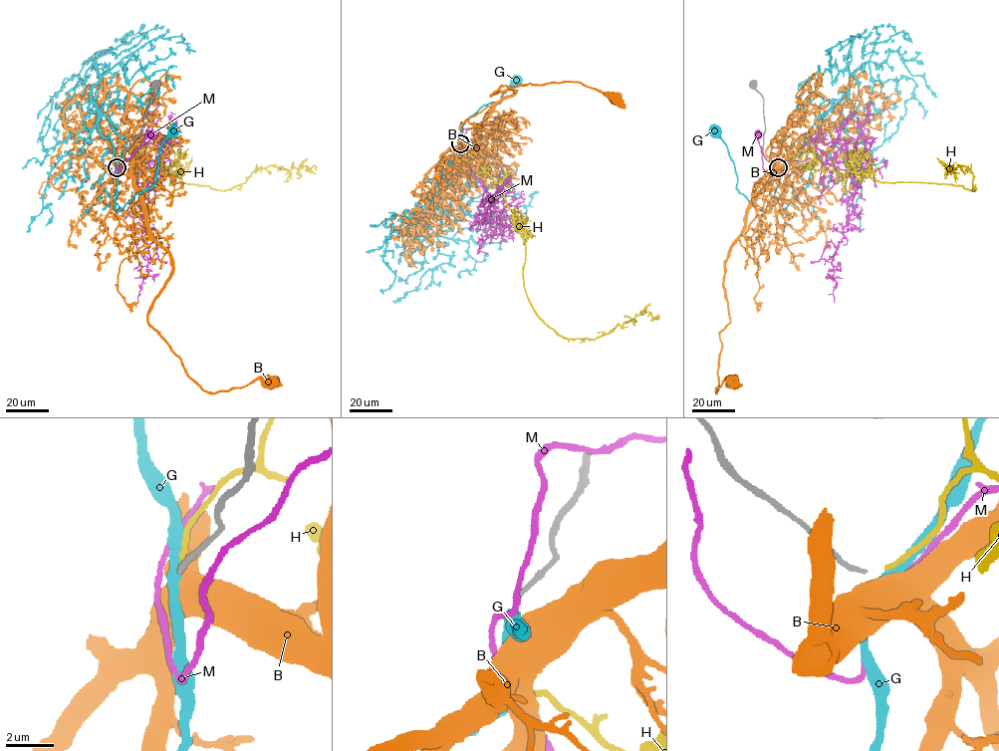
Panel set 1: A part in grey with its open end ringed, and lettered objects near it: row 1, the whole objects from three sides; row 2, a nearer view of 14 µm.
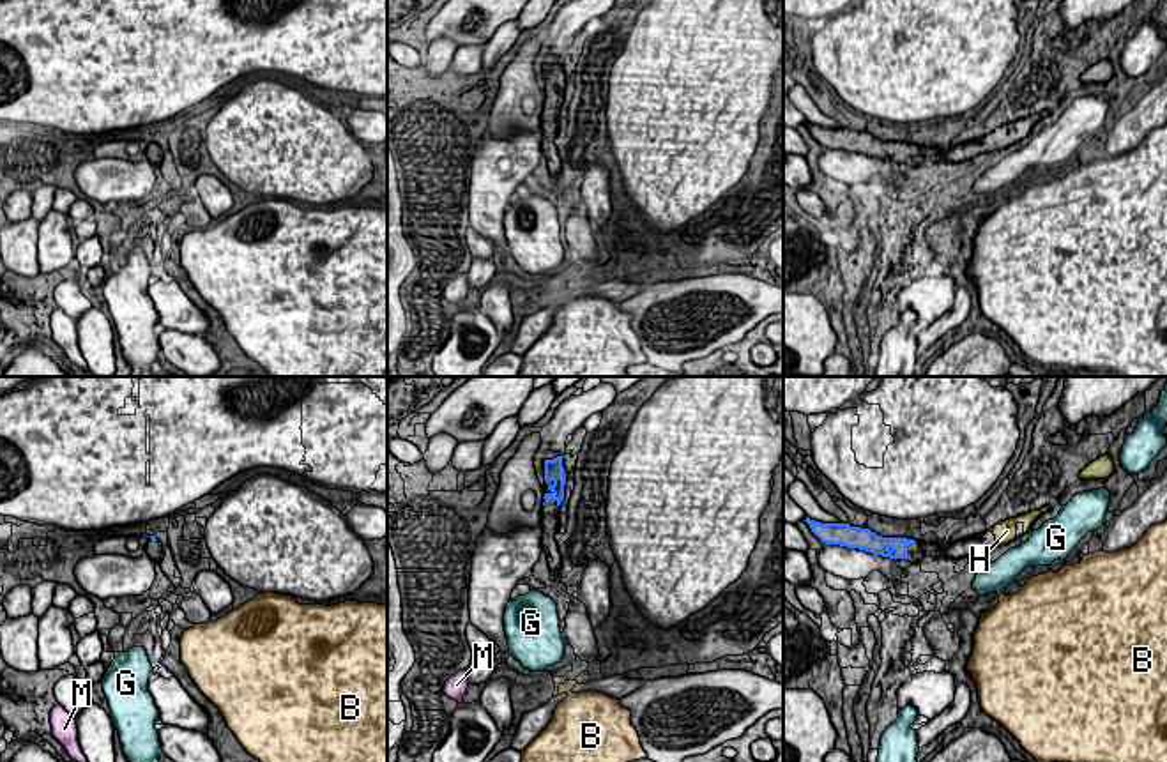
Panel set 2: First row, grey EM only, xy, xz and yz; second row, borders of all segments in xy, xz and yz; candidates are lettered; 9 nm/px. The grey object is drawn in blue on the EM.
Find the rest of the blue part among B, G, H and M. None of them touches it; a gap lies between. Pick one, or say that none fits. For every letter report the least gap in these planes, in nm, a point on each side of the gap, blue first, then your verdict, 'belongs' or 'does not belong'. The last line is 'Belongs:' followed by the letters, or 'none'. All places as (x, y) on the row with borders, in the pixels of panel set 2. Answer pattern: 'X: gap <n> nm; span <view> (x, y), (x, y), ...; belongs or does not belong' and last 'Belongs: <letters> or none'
B: gap 850 nm; span yz (906, 559), (982, 614); does not belong
G: gap 650 nm; span yz (915, 541), (973, 580); does not belong
H: gap 700 nm; span yz (915, 541), (989, 531); belongs
M: gap 1650 nm; span xz (543, 504), (465, 670); does not belong
Belongs: H

